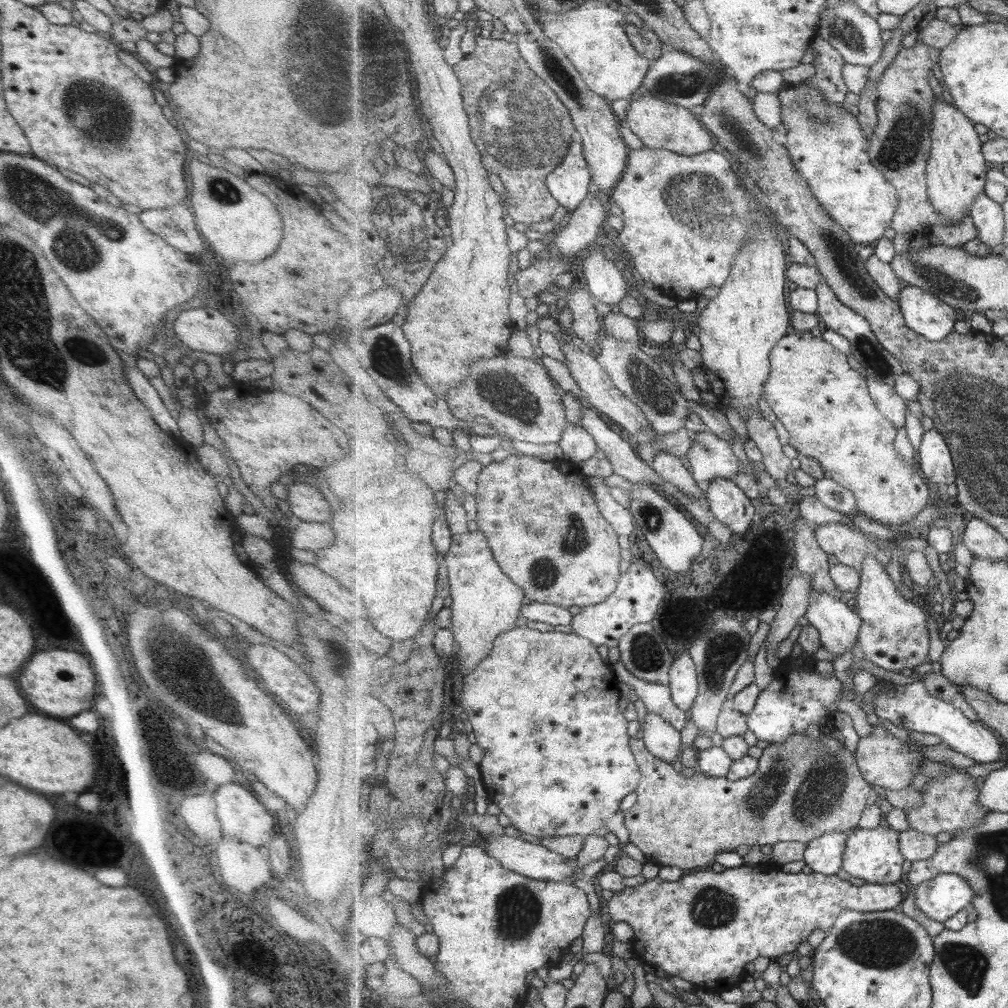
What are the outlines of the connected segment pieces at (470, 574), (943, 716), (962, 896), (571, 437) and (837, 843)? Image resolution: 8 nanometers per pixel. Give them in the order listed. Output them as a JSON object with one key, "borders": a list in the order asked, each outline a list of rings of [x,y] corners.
{"borders":[[[[479,530],[455,534],[452,548],[444,559],[452,597],[451,628],[459,646],[454,660],[458,662],[459,672],[465,676],[491,655],[495,641],[501,634],[517,628],[515,622],[521,617],[526,595],[502,572],[487,535]]],[[[920,681],[898,686],[898,692],[895,689],[888,694],[879,692],[872,706],[881,720],[888,720],[907,730],[907,732],[908,730],[915,730],[939,736],[951,749],[961,752],[961,754],[979,763],[997,762],[1003,756],[1004,741],[997,738],[994,730],[987,727],[983,722],[972,721],[954,704],[930,696]]],[[[955,873],[939,874],[930,881],[917,885],[914,890],[917,906],[929,918],[942,923],[961,910],[969,909],[975,898],[974,886]]],[[[569,422],[563,430],[563,440],[559,441],[559,445],[564,450],[564,460],[575,464],[588,461],[599,450],[599,444],[584,427]]],[[[831,832],[811,841],[806,848],[804,861],[813,872],[835,875],[843,868],[843,858],[850,833]]]]}

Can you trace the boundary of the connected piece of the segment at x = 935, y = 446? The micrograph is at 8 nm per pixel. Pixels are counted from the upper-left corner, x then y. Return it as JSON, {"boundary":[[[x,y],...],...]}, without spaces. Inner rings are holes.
{"boundary":[[[935,428],[925,432],[919,452],[924,477],[937,484],[953,484],[958,480],[953,453],[947,441]]]}

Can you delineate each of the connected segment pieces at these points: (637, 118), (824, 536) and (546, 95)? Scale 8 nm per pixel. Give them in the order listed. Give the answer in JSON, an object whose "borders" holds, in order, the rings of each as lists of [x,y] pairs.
{"borders":[[[[651,92],[632,101],[627,109],[625,124],[644,143],[644,147],[663,149],[692,157],[713,151],[713,136],[694,112],[656,98]]],[[[829,523],[820,525],[816,530],[819,545],[829,555],[834,555],[839,563],[855,568],[862,574],[866,556],[875,556],[883,566],[889,564],[889,558],[879,550],[879,546],[869,541],[861,532],[851,530],[847,523]]],[[[478,35],[477,44],[475,52],[466,56],[465,60],[454,67],[454,72],[462,83],[464,108],[469,115],[473,141],[479,148],[485,168],[499,176],[503,182],[507,214],[523,228],[529,224],[545,223],[553,218],[553,214],[560,206],[560,202],[548,188],[547,177],[565,161],[570,150],[569,144],[572,144],[573,132],[576,130],[572,115],[565,104],[557,98],[557,94],[545,84],[545,80],[528,66],[514,40],[505,41]]]]}

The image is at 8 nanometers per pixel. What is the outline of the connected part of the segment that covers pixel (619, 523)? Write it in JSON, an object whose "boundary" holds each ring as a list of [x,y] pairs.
{"boundary":[[[590,478],[590,488],[594,491],[599,508],[603,516],[614,526],[621,536],[631,536],[637,522],[629,507],[623,507],[613,496],[604,478]]]}

